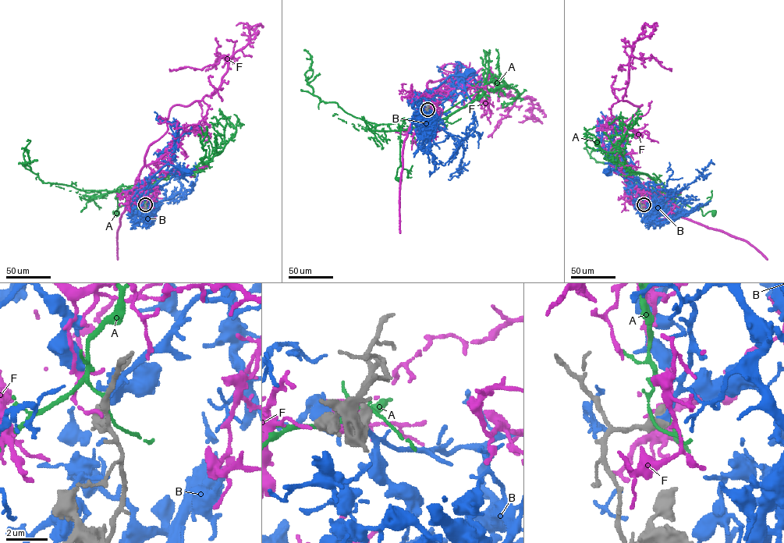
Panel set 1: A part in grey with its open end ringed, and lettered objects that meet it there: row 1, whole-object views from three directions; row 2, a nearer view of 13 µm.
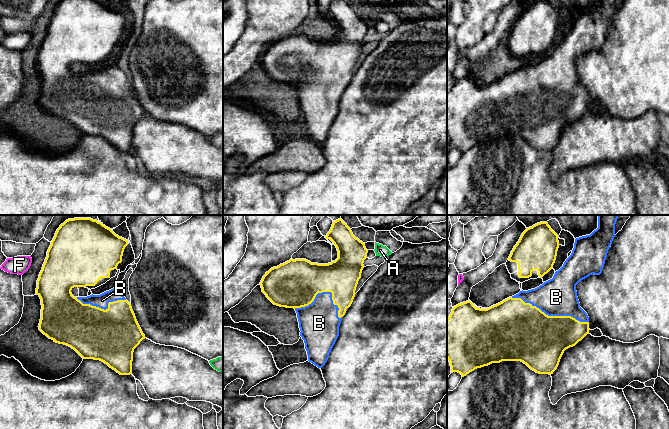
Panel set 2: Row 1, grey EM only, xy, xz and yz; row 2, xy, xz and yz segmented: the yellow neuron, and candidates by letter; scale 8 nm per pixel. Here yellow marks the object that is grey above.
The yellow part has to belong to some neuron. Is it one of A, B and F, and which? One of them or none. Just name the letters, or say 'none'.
B

